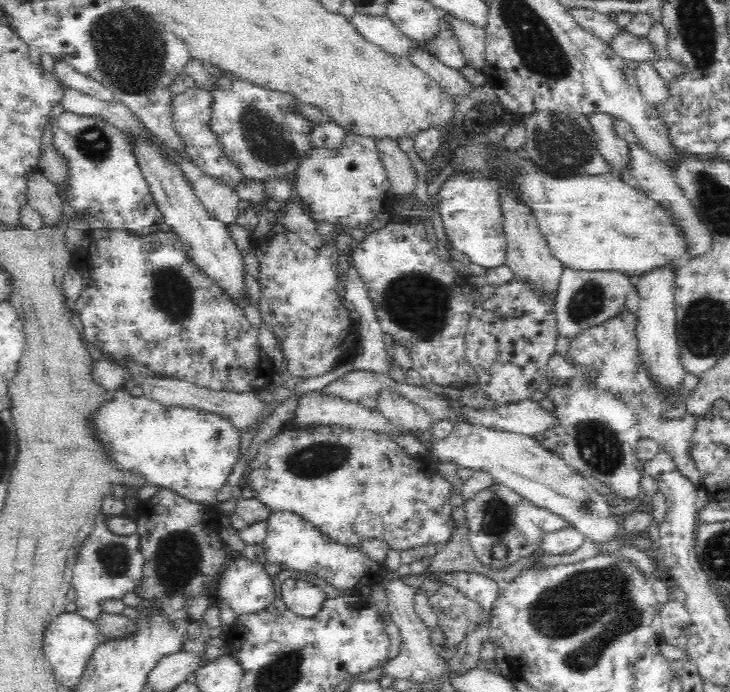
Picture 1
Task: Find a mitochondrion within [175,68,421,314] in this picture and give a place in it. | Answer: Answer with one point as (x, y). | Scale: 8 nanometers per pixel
(265, 140)

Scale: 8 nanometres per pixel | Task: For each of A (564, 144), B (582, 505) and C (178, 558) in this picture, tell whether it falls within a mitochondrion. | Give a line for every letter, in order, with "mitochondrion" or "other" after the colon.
A: mitochondrion
B: mitochondrion
C: mitochondrion

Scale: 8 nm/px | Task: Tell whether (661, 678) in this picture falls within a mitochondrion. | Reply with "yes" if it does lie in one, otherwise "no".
no

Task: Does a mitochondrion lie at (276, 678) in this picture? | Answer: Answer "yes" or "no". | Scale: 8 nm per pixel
yes

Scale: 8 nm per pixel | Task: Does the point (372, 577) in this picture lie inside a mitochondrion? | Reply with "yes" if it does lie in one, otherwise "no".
no

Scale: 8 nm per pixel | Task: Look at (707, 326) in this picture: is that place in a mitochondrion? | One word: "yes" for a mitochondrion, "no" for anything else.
yes

